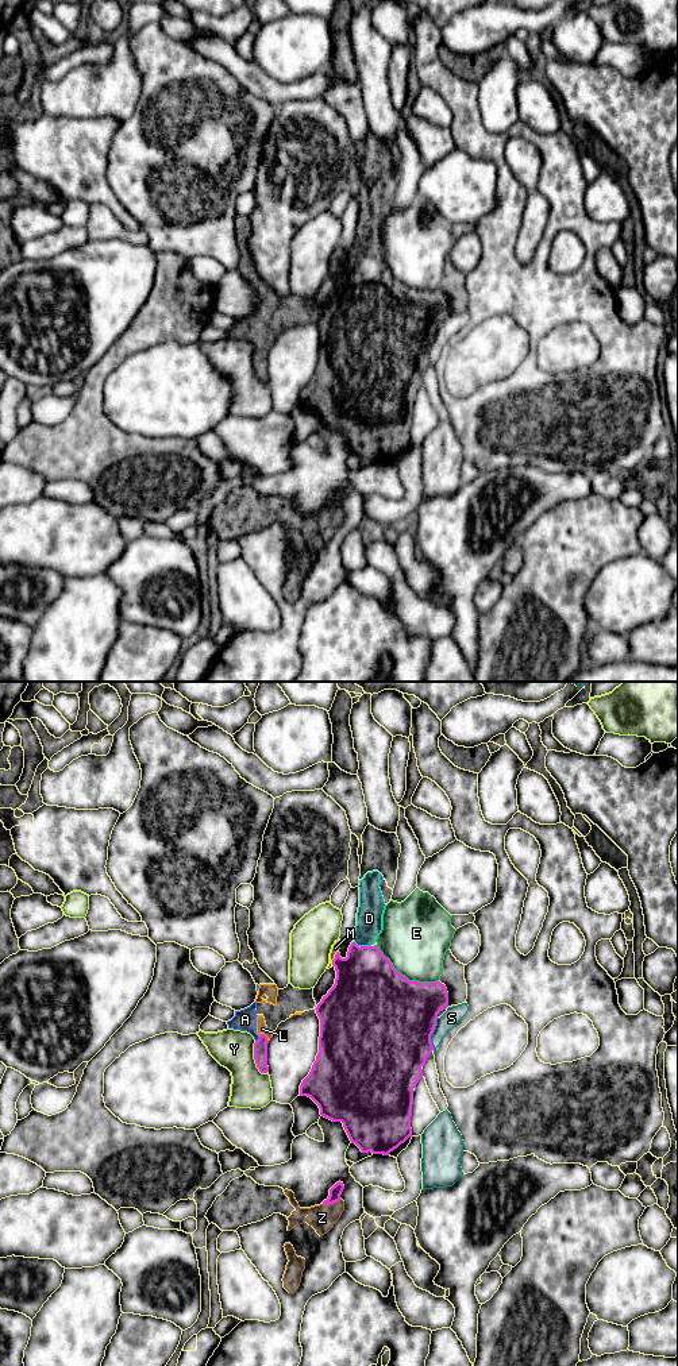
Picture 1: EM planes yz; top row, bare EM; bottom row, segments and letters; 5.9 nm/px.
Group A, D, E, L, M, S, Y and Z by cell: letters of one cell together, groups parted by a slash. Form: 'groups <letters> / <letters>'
groups A D L M Z / E / S / Y

